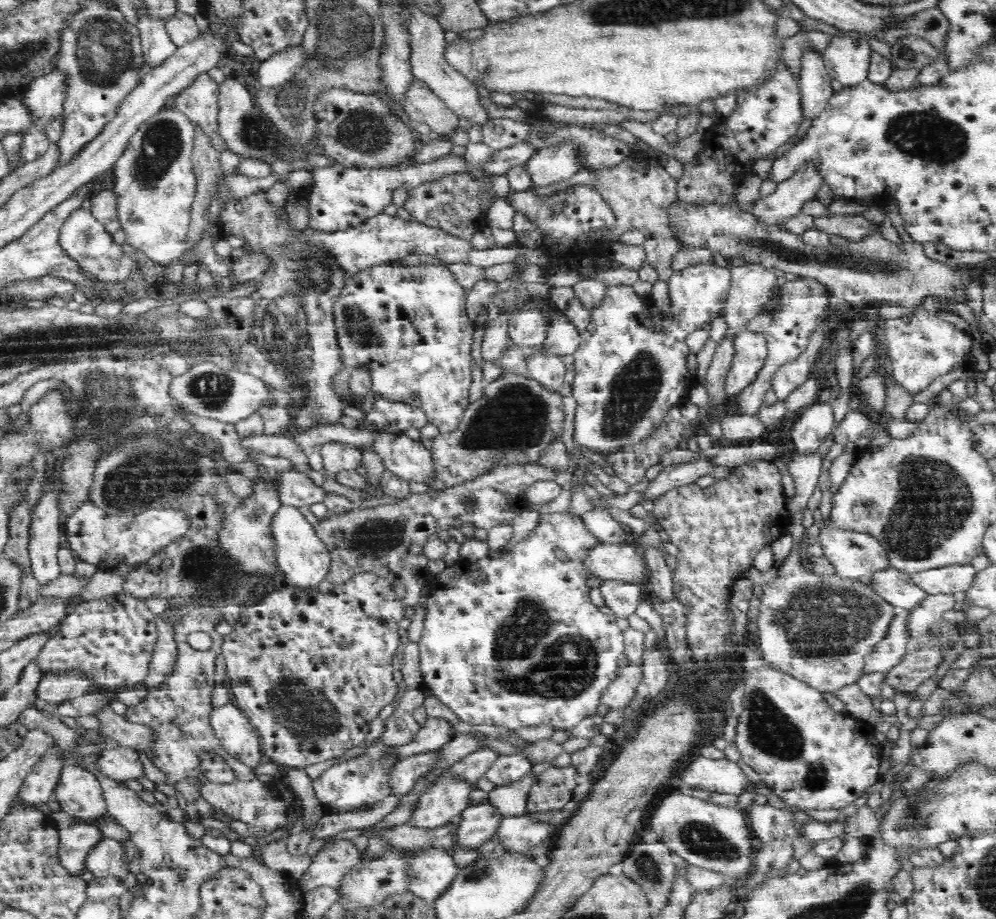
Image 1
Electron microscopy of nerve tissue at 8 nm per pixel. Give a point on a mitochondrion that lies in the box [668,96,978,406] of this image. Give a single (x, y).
(925, 135)

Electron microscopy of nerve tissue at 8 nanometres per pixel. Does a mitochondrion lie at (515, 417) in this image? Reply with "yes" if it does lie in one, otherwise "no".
yes

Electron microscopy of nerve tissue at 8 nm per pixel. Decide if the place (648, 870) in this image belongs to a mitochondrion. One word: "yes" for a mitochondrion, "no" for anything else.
yes

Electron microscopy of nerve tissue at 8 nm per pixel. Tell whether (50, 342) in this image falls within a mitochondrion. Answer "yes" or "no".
yes

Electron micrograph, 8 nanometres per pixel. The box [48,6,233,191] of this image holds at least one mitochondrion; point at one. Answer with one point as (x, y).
(102, 48)

